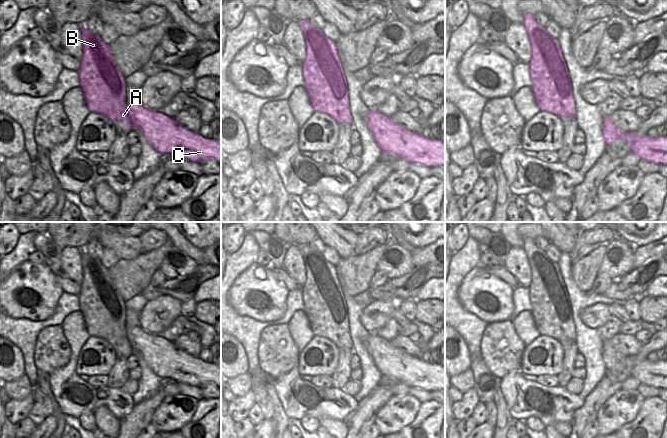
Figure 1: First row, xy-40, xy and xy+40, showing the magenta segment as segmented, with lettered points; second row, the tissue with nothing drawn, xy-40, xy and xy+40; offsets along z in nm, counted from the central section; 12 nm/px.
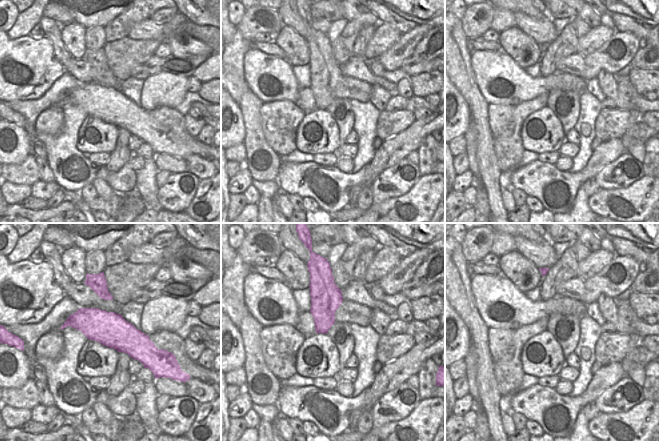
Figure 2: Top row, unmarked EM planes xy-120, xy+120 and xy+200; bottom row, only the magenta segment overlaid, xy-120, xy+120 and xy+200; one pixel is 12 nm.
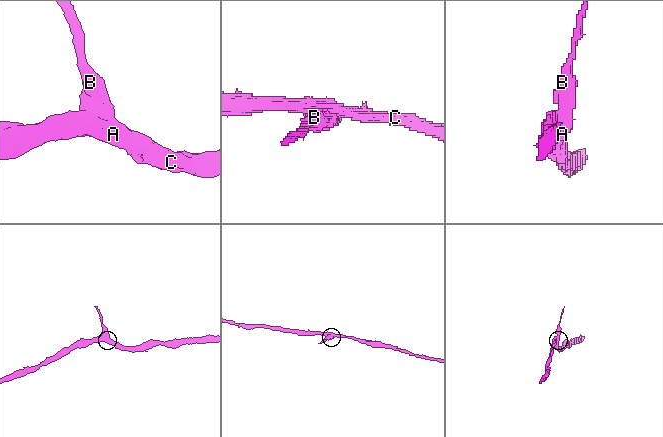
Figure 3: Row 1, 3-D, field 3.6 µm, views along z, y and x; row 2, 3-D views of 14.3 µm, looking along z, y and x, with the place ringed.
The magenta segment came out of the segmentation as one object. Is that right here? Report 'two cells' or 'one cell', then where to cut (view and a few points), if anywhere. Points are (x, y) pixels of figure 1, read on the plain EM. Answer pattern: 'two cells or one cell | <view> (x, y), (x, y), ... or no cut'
two cells | xy-40 (124, 305), (113, 312), (102, 300), (92, 300), (81, 311)

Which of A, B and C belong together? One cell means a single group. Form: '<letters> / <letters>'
A C / B

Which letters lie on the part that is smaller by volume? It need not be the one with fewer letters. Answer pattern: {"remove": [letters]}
{"remove": ["B"]}

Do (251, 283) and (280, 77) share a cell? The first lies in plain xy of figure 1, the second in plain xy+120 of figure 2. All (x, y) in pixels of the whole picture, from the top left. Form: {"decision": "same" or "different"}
{"decision": "same"}

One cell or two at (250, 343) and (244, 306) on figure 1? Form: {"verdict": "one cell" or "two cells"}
{"verdict": "two cells"}

